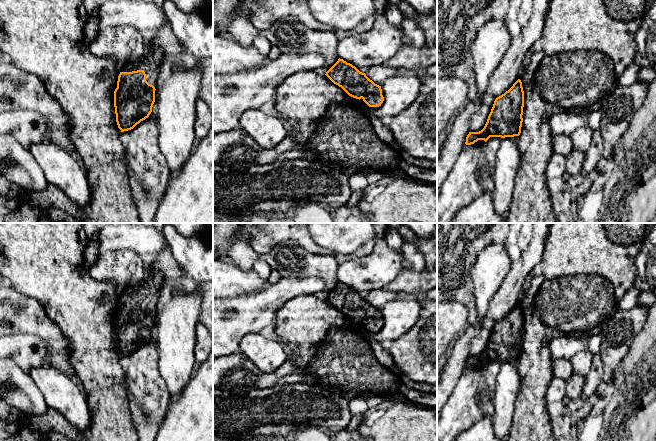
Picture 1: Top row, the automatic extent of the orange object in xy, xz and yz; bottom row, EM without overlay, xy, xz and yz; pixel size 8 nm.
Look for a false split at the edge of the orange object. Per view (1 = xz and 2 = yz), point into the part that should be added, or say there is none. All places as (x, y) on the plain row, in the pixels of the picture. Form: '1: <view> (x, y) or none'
1: xz (363, 327)
2: none

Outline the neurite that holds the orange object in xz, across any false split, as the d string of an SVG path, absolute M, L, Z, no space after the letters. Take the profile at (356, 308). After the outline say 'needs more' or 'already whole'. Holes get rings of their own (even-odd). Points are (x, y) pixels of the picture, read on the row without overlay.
M339 282L325 299L349 320L359 323L362 329L374 335L379 333L384 325L381 310L343 283Z; needs more

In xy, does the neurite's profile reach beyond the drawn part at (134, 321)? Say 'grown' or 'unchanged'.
grown

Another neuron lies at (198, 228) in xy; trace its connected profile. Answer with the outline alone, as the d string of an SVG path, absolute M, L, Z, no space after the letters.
M167 223L172 225L184 237L207 234L208 223Z

